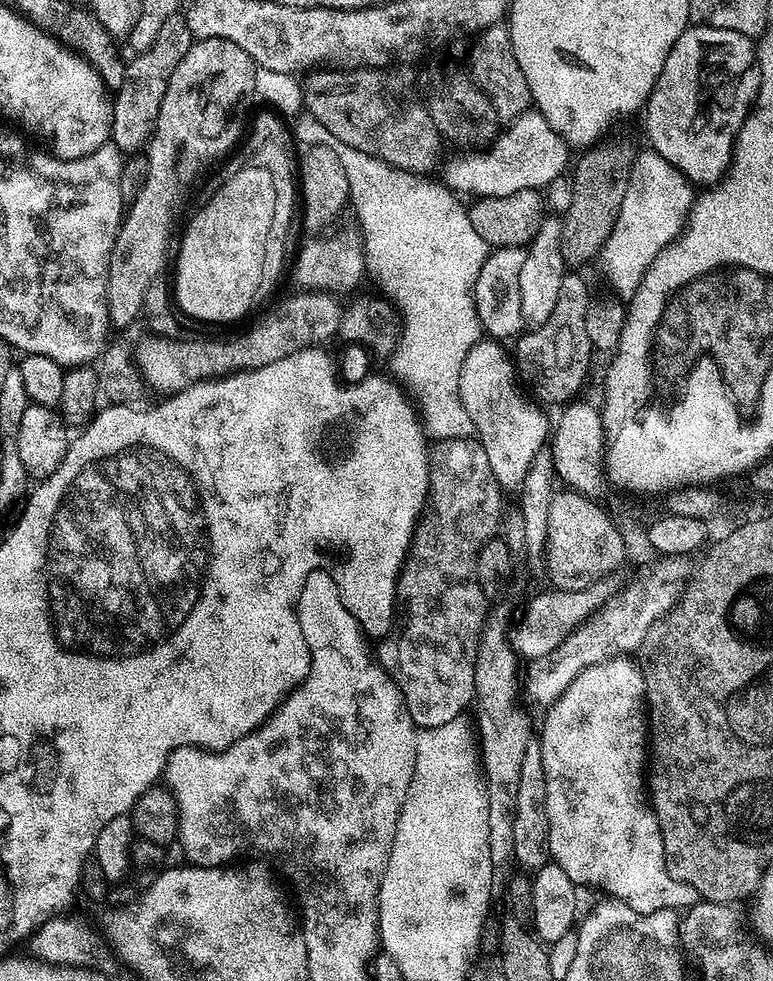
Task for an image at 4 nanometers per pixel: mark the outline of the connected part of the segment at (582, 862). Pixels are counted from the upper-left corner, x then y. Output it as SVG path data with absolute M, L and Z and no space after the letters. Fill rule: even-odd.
M615 658L598 662L596 665L582 670L580 674L569 684L561 696L551 704L543 714L544 729L540 732L538 743L540 746L540 757L546 774L546 814L548 815L549 830L549 854L551 859L572 880L573 884L585 884L586 886L602 890L605 888L609 897L618 899L623 904L628 904L634 910L642 914L650 914L658 910L687 910L695 904L701 903L698 890L694 886L683 884L674 880L666 870L664 851L662 850L662 834L656 821L656 814L652 810L649 793L646 791L646 749L650 744L650 724L646 719L646 701L644 698L644 679L640 673L639 663L630 662L628 658Z

